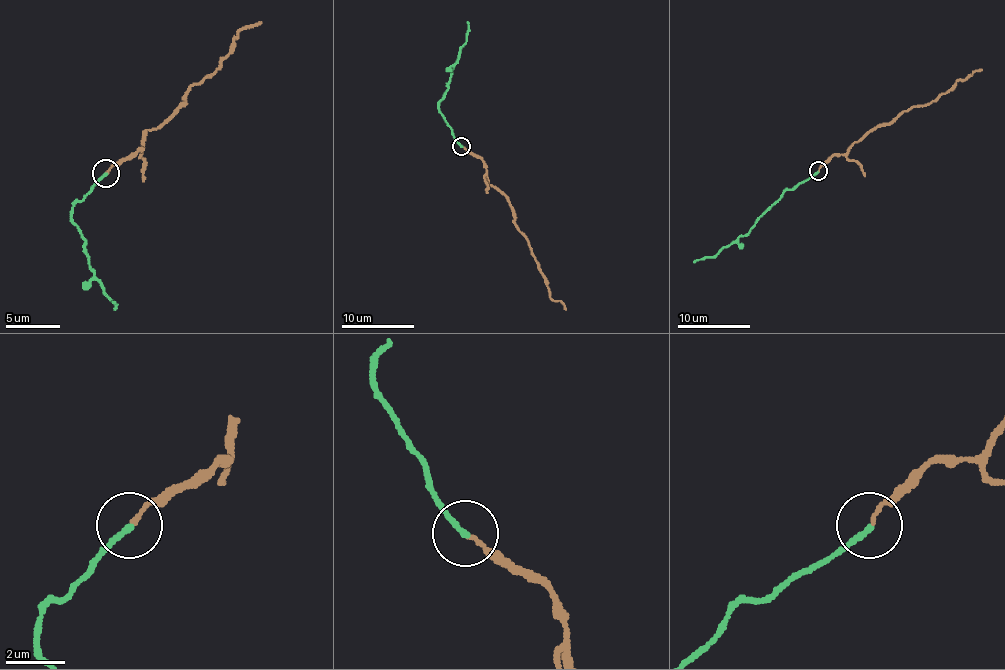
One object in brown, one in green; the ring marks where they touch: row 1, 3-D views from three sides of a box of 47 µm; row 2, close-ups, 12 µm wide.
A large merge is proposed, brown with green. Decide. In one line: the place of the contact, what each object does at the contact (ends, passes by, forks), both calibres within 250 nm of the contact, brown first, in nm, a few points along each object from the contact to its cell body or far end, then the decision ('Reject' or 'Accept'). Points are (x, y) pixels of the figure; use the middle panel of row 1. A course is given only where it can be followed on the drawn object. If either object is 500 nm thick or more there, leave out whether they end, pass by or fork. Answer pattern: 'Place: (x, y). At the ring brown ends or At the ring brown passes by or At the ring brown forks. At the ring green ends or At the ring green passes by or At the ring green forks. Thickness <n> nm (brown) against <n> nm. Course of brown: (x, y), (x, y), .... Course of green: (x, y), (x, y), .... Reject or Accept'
Place: (461, 146). At the ring brown ends. At the ring green ends. Thickness 120 nm (brown) against 200 nm. Course of brown: (461, 146), (483, 161), (486, 181), (507, 198), (514, 225), (527, 240), (549, 294), (565, 309). Course of green: (461, 146), (439, 110), (439, 102), (448, 88), (459, 49), (466, 42), (466, 22). Reject

